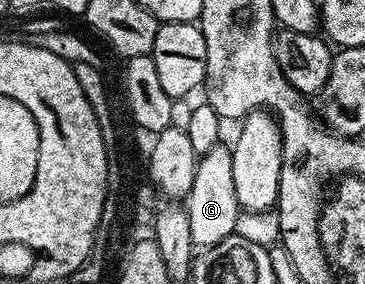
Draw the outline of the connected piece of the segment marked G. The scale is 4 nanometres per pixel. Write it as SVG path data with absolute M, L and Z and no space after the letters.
M220 144L199 158L193 188L185 195L185 209L189 216L189 228L196 248L221 244L235 233L237 216L241 212L237 192L233 188L233 160L231 151Z

